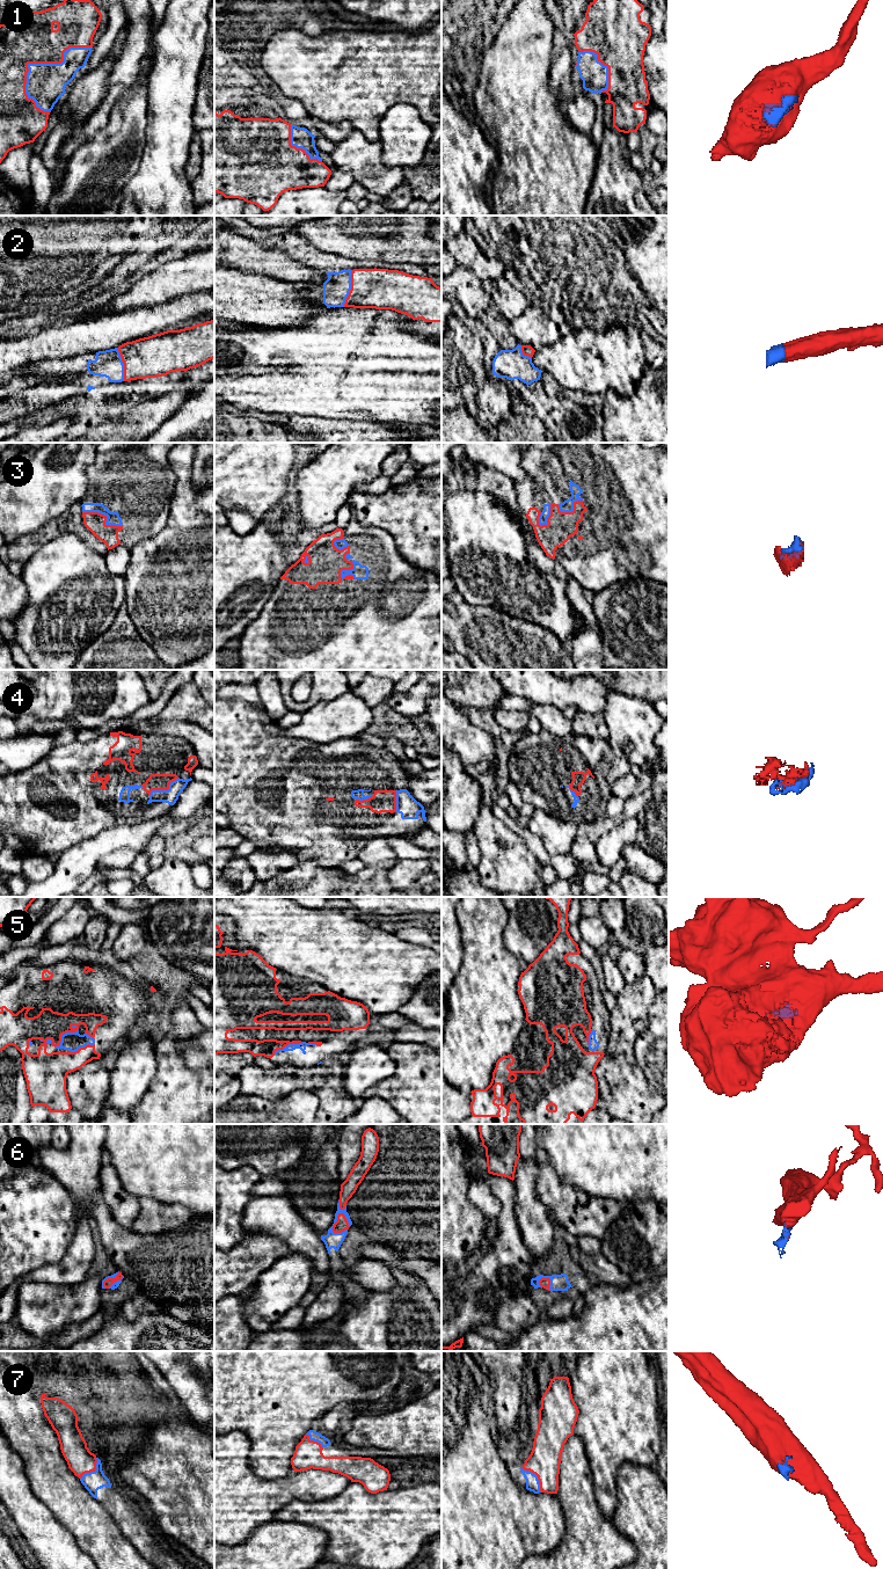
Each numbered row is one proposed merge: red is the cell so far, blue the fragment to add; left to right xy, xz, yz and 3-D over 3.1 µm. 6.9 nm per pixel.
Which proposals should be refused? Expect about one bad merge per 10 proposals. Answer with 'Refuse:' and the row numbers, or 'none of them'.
Refuse: none of them

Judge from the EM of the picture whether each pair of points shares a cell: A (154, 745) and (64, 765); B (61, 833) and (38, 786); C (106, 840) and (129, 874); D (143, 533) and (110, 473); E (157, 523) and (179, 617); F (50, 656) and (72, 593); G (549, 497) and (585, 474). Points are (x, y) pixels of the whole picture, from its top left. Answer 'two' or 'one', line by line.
A: one
B: one
C: two
D: one
E: two
F: one
G: one

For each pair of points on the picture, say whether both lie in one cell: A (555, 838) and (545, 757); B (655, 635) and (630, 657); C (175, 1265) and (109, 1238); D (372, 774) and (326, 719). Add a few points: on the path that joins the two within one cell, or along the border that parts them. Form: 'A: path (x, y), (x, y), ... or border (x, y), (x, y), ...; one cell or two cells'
A: border (534, 808), (541, 808), (561, 819), (577, 823); two cells
B: path (649, 639), (636, 651); one cell
C: path (159, 1263), (137, 1256), (125, 1248); one cell
D: border (354, 737), (328, 743), (316, 743); two cells

